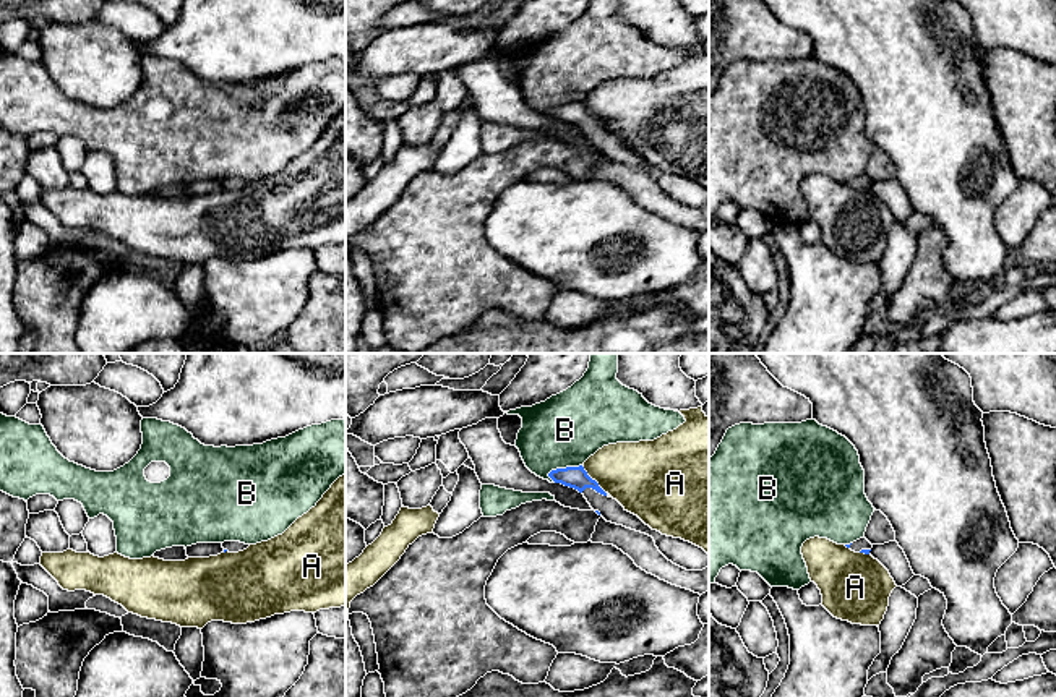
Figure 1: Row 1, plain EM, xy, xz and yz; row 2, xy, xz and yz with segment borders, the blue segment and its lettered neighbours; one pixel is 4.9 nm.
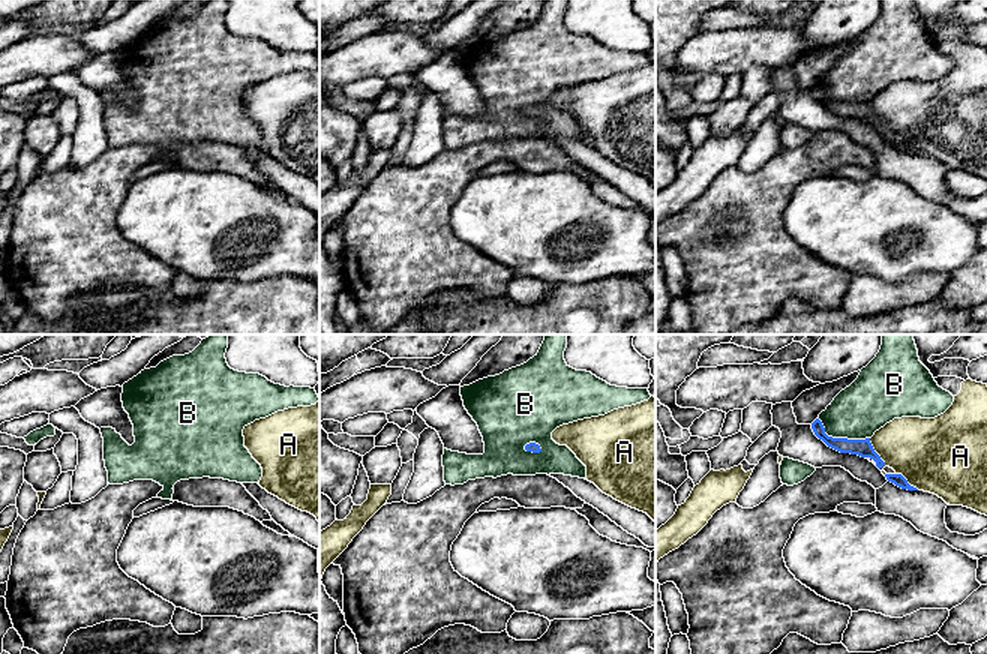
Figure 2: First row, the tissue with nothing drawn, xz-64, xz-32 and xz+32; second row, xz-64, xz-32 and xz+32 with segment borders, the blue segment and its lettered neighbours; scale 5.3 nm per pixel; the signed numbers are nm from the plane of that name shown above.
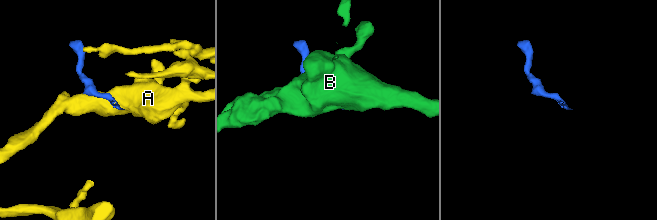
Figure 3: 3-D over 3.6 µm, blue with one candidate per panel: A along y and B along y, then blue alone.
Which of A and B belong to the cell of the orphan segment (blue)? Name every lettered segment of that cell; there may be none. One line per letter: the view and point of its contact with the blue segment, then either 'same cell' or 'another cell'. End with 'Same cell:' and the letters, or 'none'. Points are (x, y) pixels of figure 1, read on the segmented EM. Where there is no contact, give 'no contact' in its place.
A: meets blue in xz at (594, 480); another cell
B: meets blue in xz at (563, 469); another cell
Same cell: none

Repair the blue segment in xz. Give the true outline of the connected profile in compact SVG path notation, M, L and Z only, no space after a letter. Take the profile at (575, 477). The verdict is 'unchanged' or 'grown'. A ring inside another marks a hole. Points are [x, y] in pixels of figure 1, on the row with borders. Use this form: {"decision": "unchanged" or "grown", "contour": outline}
{"decision": "grown", "contour": "M582 465L556 468L552 470L548 477L555 483L561 483L582 493L590 507L607 522L652 537L659 551L673 564L686 571L702 571L709 566L709 554L702 548L681 538L667 537L652 530L637 515L628 512L616 499L608 498L599 483L587 475Z"}

